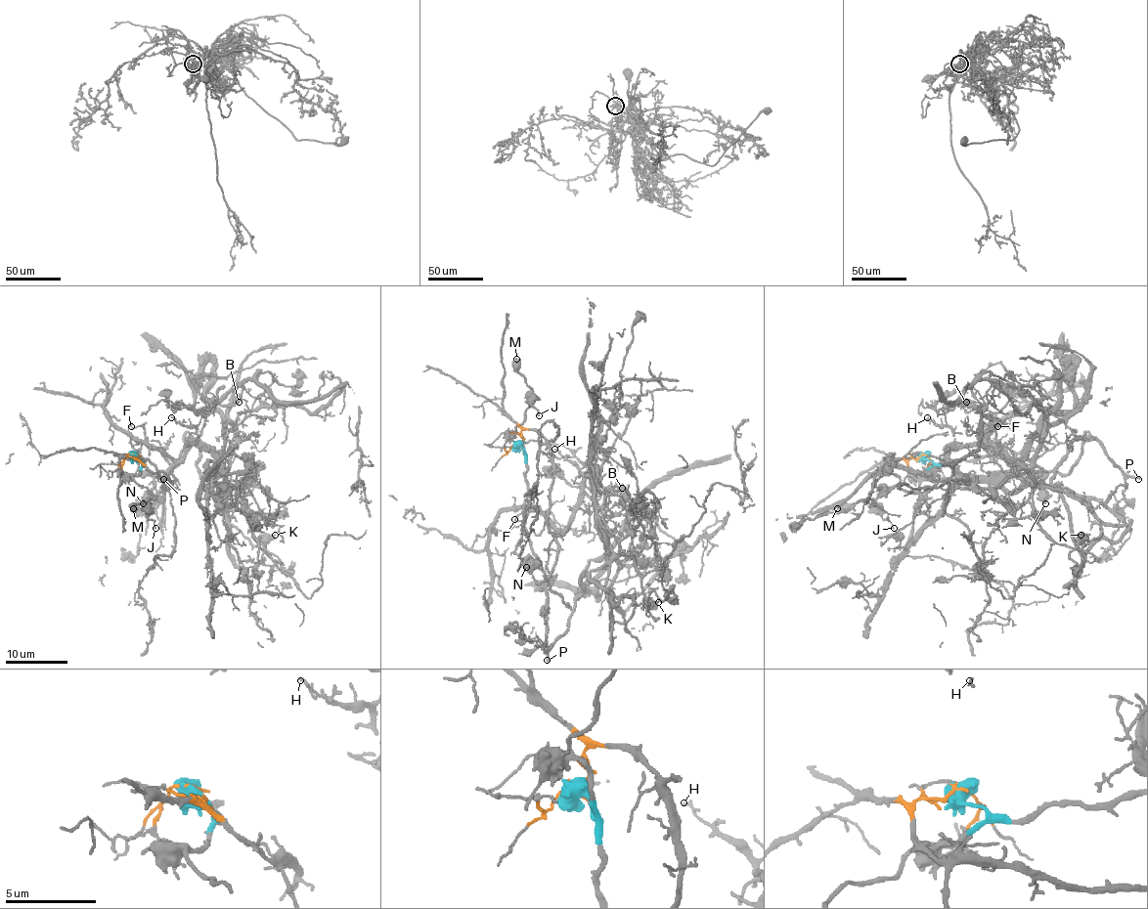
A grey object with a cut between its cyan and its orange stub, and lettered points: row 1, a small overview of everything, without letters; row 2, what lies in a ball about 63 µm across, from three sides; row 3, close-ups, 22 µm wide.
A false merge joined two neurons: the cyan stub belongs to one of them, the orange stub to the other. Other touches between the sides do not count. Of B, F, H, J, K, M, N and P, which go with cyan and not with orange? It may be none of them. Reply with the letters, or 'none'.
J, K, M, N, P

